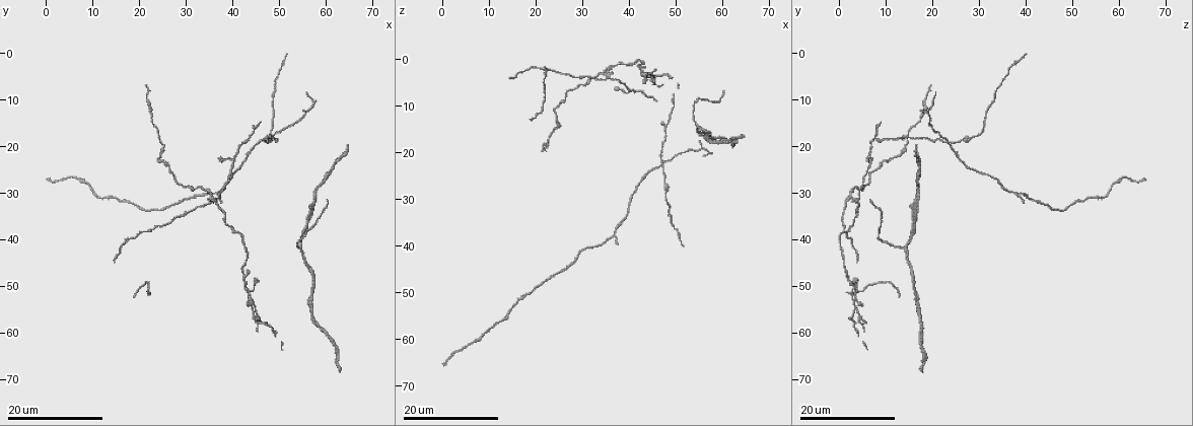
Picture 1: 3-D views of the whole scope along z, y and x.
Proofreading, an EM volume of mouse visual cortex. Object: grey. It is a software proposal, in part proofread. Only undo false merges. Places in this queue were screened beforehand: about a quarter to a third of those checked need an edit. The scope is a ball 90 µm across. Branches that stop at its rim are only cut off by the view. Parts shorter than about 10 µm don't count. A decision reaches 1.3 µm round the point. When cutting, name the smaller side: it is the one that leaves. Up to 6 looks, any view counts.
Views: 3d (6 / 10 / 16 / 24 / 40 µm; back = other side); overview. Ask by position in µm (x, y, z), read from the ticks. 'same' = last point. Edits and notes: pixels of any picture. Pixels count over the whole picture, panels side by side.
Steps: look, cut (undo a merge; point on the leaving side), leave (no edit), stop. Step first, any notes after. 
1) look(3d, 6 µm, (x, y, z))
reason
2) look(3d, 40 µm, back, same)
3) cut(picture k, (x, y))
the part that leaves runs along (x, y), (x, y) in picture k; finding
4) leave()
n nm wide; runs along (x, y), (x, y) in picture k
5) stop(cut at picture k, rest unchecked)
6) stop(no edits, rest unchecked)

look(3d, 24 µm, (47.5, 18.5, 28.5))
sudden change in width

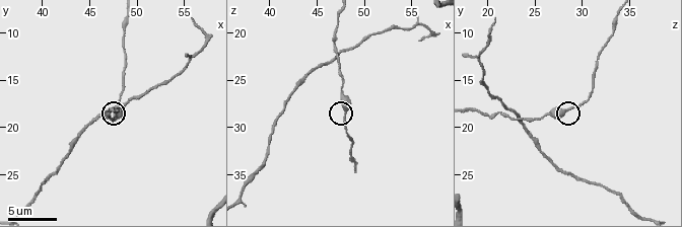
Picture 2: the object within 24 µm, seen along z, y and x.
look(3d, 10 µm, (48.2, 18.2, 28.8))

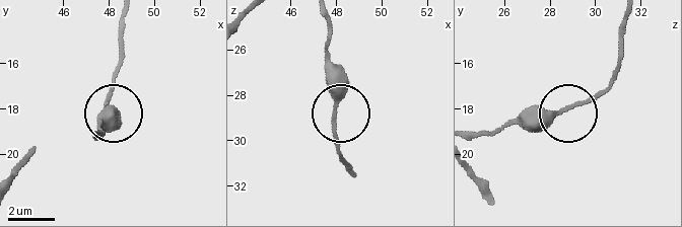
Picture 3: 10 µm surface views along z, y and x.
leave()
260 nm wide; runs along (472, 133), (553, 118), (589, 101), (615, 77) in picture 3; one neuron here

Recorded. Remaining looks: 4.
look(3d, 24 µm, (54.5, 42.0, 14.0))
thin arm on a thick one

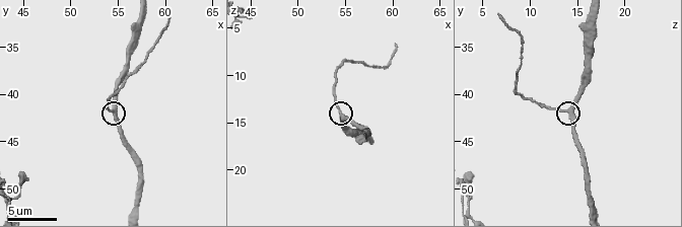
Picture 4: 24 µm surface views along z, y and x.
look(3d, 10 µm, (54.6, 42.0, 13.8))

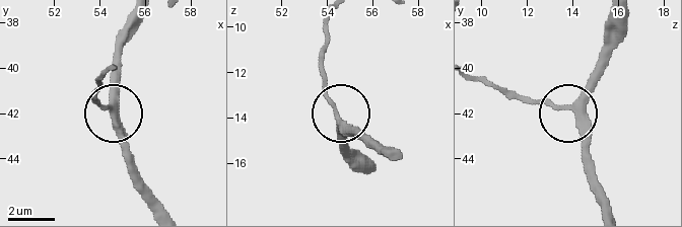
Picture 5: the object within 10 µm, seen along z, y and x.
leave()
side arm 18 µm; runs along (621, 17), (596, 81), (574, 104), (506, 98) in picture 5; all the same neuron

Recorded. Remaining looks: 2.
look(3d, 24 µm, (35.0, 31.5, 3.5))
four or more arms meet

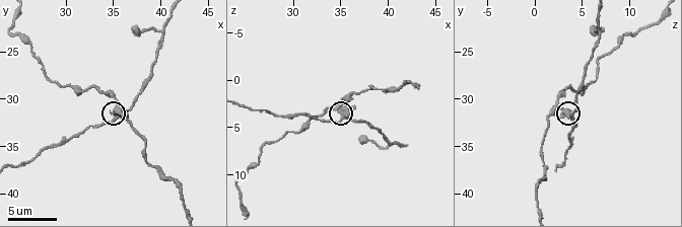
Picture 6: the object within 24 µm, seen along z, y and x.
look(3d, 10 µm, (35.0, 31.6, 3.4))
closer look

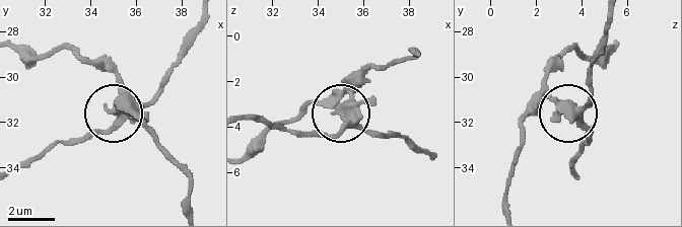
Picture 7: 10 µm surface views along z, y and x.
cut(picture 7, (128, 109))
side arm 45 µm; the part that leaves runs along (354, 121), (359, 82), (418, 54) in picture 7; a second neuron is stuck on

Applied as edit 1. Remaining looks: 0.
stop(cut at picture 7, rest unchecked)

